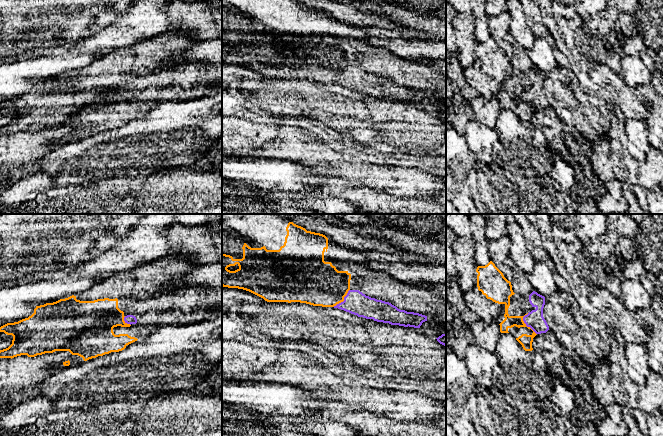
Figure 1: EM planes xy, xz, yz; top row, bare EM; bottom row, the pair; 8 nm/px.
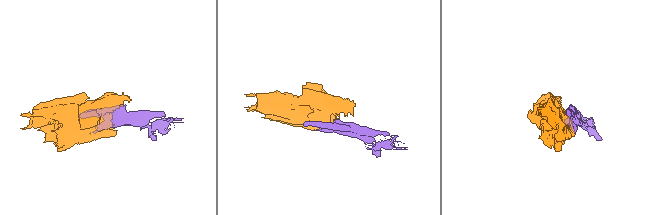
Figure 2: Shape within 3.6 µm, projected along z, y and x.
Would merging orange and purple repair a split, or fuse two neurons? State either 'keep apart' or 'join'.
join

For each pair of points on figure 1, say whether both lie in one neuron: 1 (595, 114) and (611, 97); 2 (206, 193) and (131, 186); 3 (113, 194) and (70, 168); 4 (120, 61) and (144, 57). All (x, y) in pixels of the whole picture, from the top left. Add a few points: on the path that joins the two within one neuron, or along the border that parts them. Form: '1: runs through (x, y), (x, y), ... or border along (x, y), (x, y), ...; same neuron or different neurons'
1: border along (608, 104), (611, 107); different neurons
2: border along (144, 184), (135, 194), (134, 203); different neurons
3: border along (100, 179), (86, 184), (70, 185); different neurons
4: runs through (126, 60), (138, 57); same neuron

